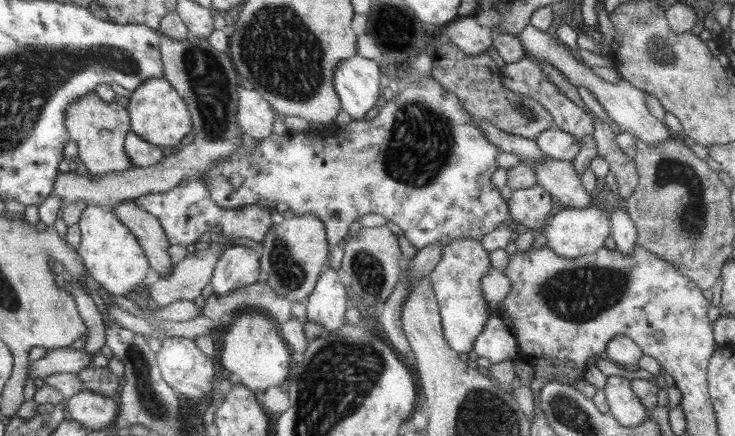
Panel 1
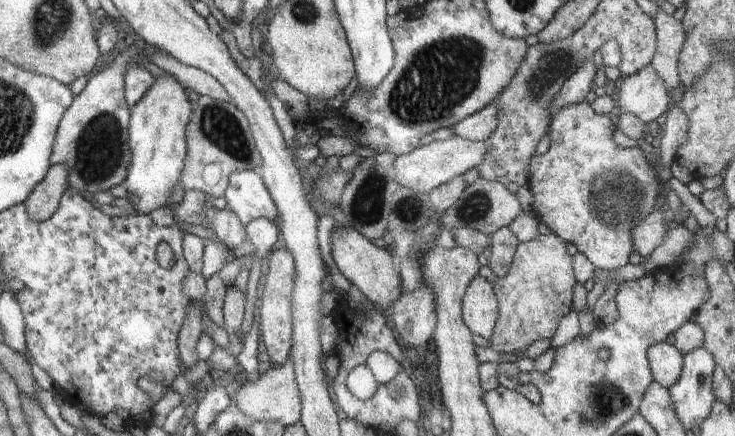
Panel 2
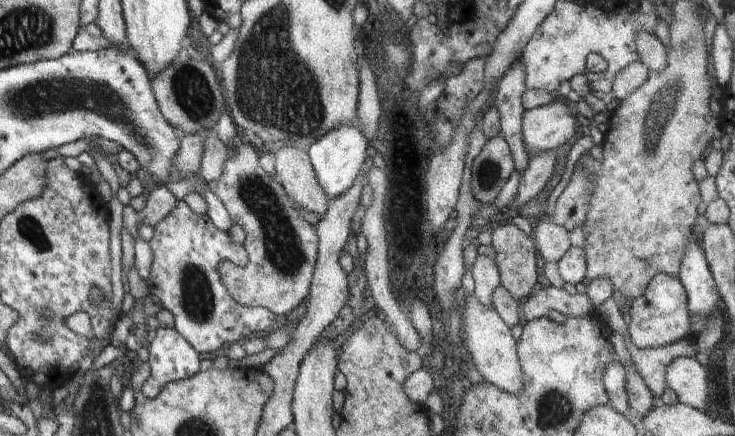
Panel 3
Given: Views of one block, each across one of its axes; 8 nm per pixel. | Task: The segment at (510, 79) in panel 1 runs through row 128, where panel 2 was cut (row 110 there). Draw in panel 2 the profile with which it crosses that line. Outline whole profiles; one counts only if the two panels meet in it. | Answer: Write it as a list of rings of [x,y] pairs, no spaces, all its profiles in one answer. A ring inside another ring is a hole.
[[[586,100],[560,108],[551,118],[550,148],[546,154],[535,153],[532,157],[527,184],[534,193],[531,210],[540,223],[550,228],[572,250],[584,254],[595,268],[611,272],[629,264],[629,257],[635,251],[632,228],[654,211],[658,194],[664,192],[658,182],[656,169],[648,164],[640,145],[633,148],[616,145],[613,123],[612,116],[598,115]]]

